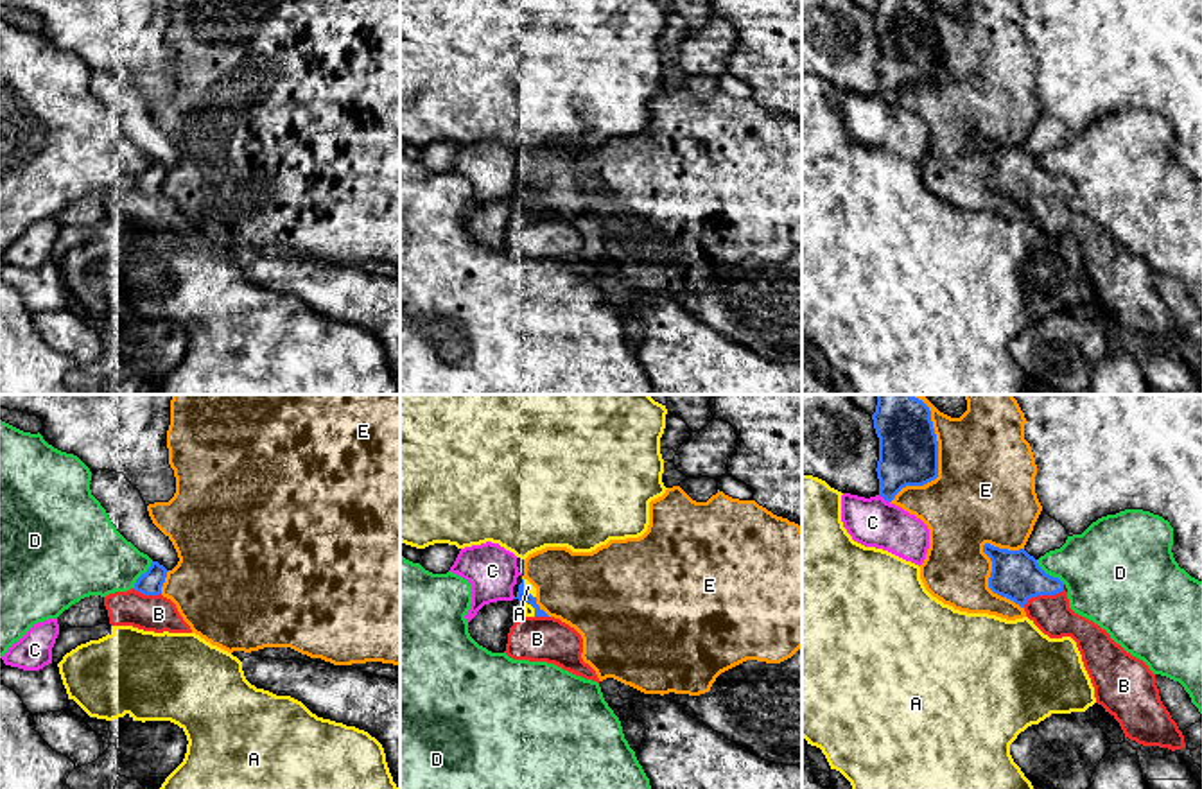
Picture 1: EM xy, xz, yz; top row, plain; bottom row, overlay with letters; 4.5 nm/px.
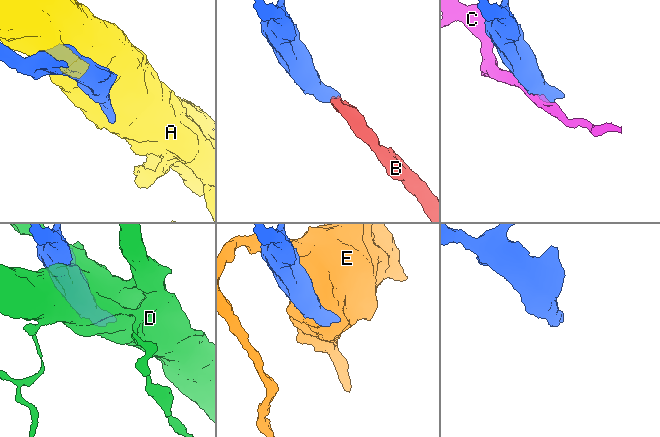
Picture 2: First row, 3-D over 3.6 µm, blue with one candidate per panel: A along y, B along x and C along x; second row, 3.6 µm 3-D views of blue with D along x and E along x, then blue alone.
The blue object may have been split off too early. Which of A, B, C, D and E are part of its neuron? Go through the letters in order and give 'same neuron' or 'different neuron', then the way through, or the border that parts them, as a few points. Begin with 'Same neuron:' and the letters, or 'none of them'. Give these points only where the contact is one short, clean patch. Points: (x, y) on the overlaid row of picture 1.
Same neuron: B
A: different neuron
B: same neuron
C: different neuron
D: different neuron
E: different neuron

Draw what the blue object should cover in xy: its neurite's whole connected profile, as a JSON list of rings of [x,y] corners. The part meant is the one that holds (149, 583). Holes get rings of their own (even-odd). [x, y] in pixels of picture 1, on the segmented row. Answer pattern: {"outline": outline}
{"outline": [[[152,561],[135,586],[104,597],[111,626],[133,626],[154,633],[192,633],[176,604],[161,595],[167,568]]]}

